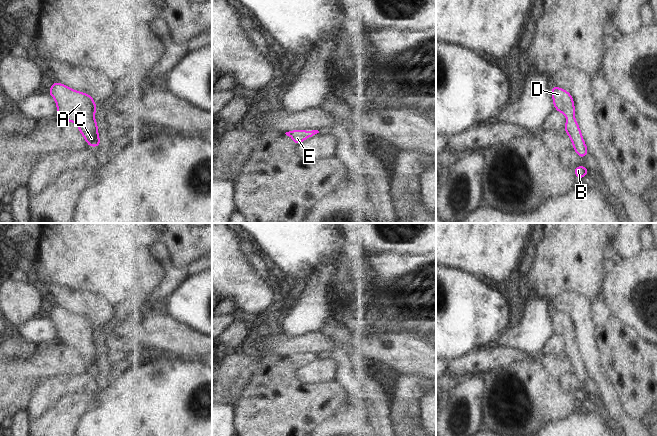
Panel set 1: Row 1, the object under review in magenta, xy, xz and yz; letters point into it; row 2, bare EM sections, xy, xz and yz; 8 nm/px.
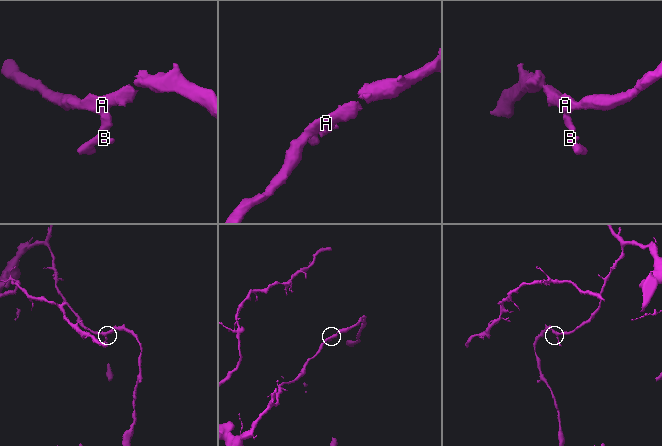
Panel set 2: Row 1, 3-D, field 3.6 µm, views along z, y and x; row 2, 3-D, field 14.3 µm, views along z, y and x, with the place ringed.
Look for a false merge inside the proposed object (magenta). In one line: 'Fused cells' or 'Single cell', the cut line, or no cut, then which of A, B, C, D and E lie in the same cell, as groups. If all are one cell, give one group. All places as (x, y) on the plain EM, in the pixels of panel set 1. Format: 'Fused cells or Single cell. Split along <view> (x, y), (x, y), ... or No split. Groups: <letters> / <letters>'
Single cell. No split. Groups: A B C D E

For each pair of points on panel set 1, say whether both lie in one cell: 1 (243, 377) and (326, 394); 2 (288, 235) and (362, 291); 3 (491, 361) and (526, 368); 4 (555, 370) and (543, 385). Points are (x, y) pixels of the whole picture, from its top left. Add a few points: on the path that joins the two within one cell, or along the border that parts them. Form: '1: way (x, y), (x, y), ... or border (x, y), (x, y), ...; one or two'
1: border (254, 365), (255, 369), (248, 382), (236, 398); two
2: way (310, 235), (326, 240), (344, 258), (344, 269); one
3: border (534, 359), (521, 360), (489, 372); two
4: border (540, 359), (543, 366), (557, 378); two

